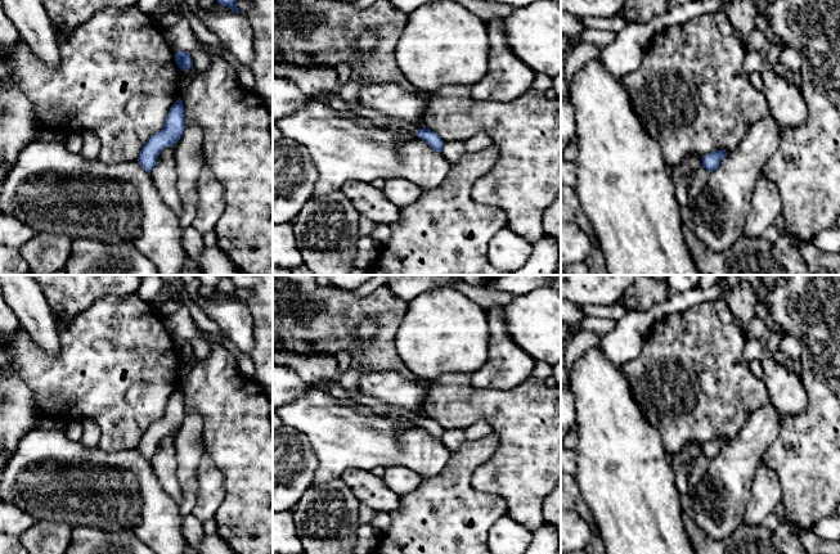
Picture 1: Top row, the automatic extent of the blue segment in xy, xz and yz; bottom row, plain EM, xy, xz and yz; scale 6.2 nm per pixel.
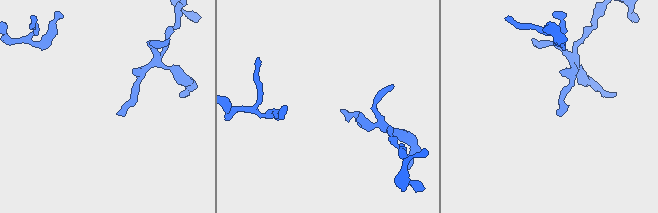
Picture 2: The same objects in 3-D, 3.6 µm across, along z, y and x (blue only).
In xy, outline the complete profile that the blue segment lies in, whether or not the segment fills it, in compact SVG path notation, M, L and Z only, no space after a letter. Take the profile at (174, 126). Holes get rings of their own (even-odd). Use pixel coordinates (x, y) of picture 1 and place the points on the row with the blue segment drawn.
M179 98L170 108L165 126L152 135L142 148L138 162L147 172L151 172L158 159L160 153L175 143L179 143L185 129L185 114L183 102Z

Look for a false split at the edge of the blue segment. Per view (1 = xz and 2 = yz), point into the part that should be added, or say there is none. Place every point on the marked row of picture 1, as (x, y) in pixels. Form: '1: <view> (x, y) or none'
1: none
2: none

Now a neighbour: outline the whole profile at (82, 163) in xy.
M36 139L21 150L15 163L0 180L0 188L0 213L23 220L39 234L63 234L71 239L89 238L109 244L130 243L156 265L158 275L180 275L190 258L181 244L179 216L161 199L151 172L138 161L108 166L98 159L90 161L81 153L71 153L59 139L50 143Z

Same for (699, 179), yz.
M700 166L693 171L693 174L689 176L688 186L688 195L692 201L701 194L708 181L709 171L705 167Z

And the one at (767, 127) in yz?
M768 113L754 123L736 149L727 154L715 171L709 172L709 181L701 194L692 201L693 230L711 251L724 252L744 237L746 217L751 210L751 195L763 166L780 145L781 131Z

